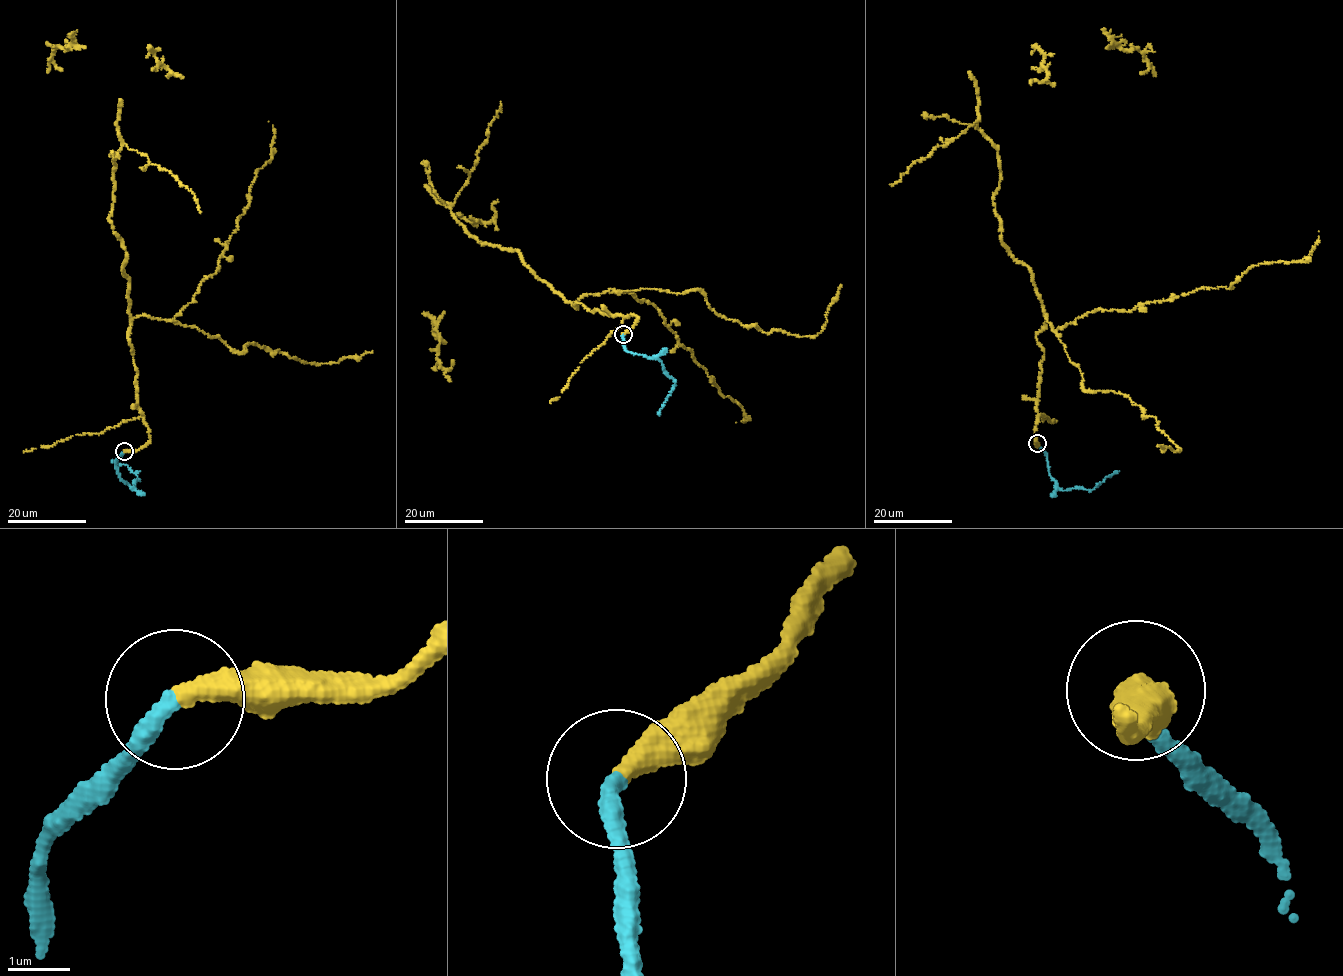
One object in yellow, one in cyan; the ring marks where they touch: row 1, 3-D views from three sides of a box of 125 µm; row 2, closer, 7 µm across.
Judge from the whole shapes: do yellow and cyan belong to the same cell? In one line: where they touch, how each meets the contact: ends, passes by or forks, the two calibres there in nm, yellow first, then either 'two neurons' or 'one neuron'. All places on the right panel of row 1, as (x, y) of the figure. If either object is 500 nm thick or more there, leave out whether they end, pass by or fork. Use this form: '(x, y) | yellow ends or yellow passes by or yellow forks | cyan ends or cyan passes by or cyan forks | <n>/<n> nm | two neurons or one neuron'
(1037, 443) | yellow ends | cyan ends | 380/320 nm | one neuron

